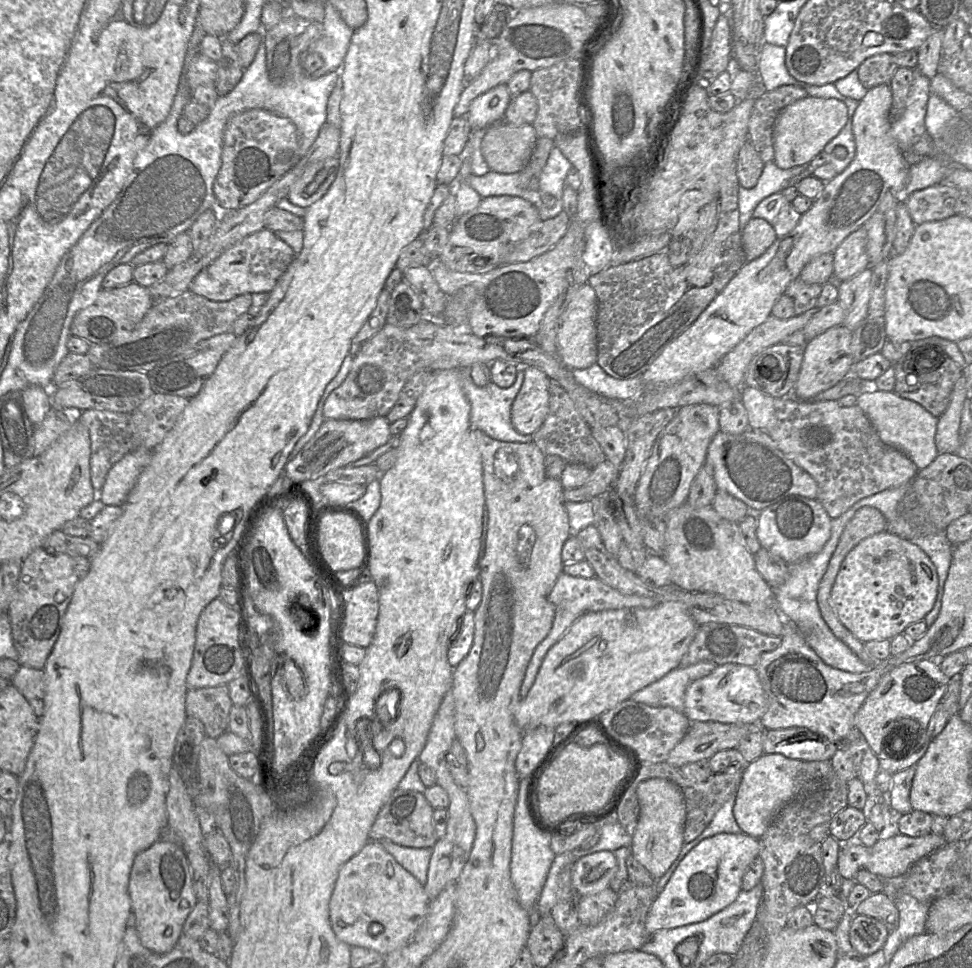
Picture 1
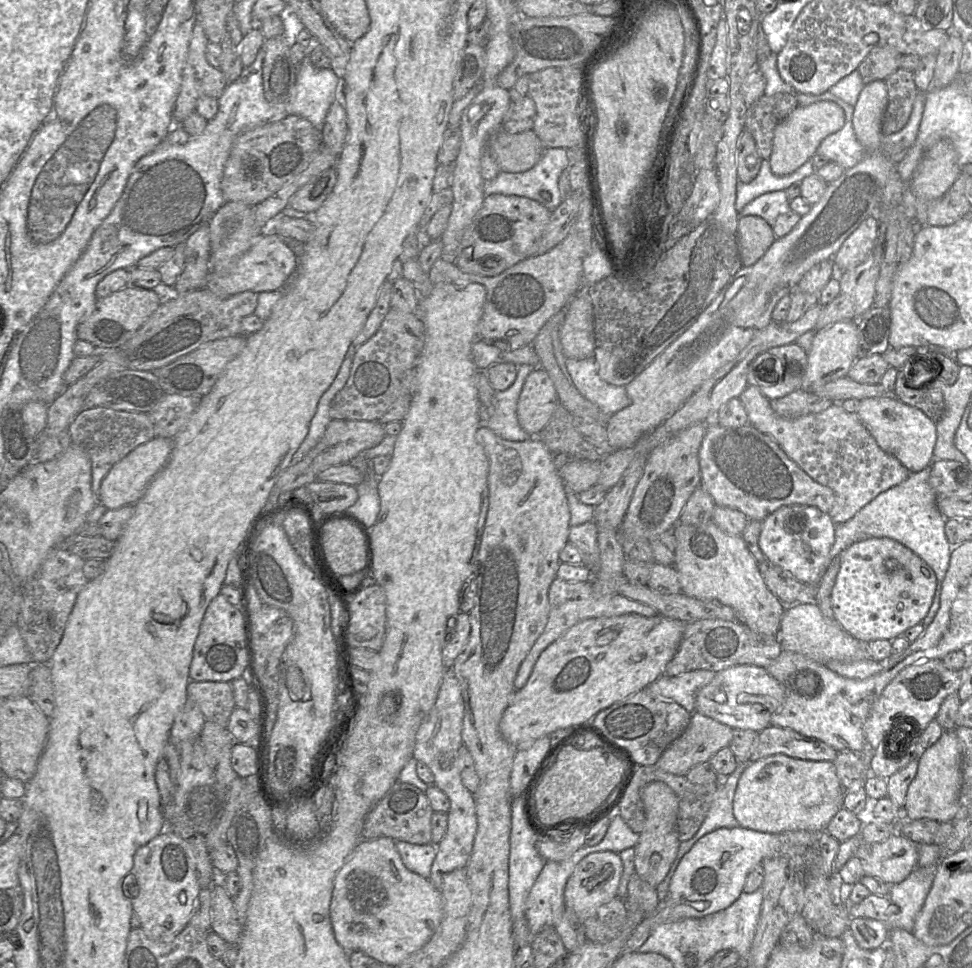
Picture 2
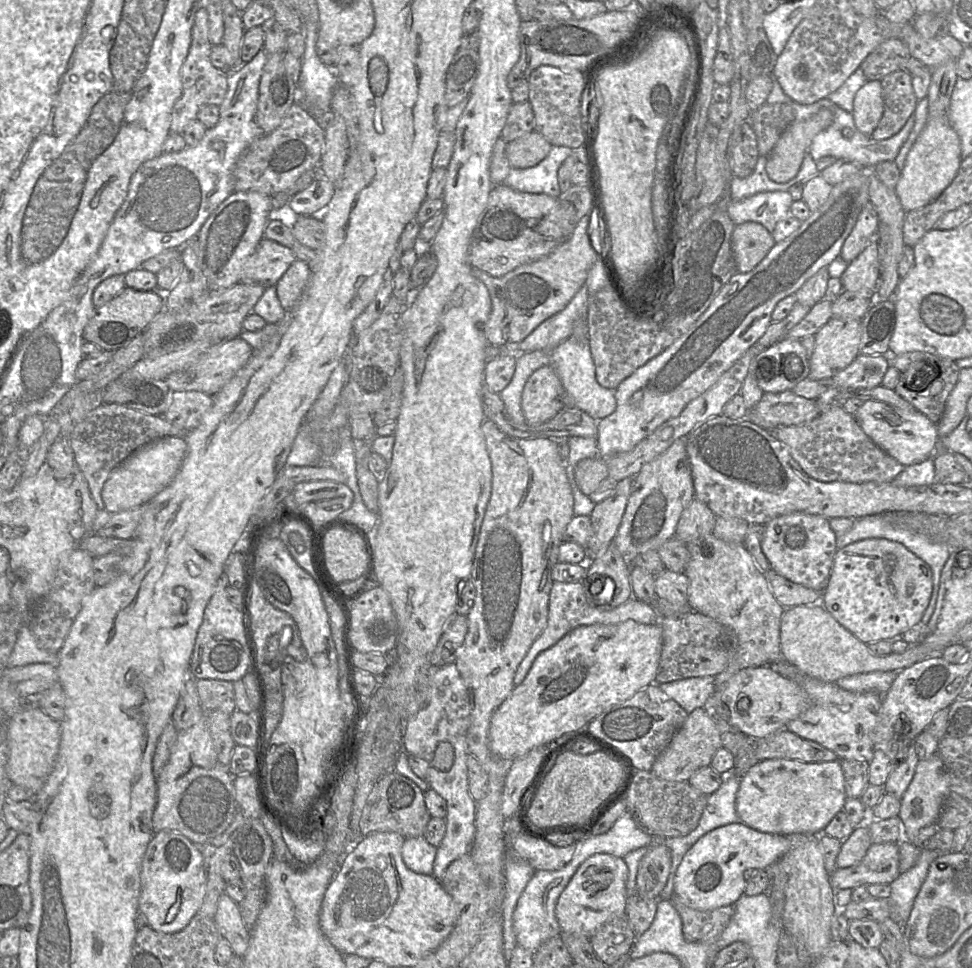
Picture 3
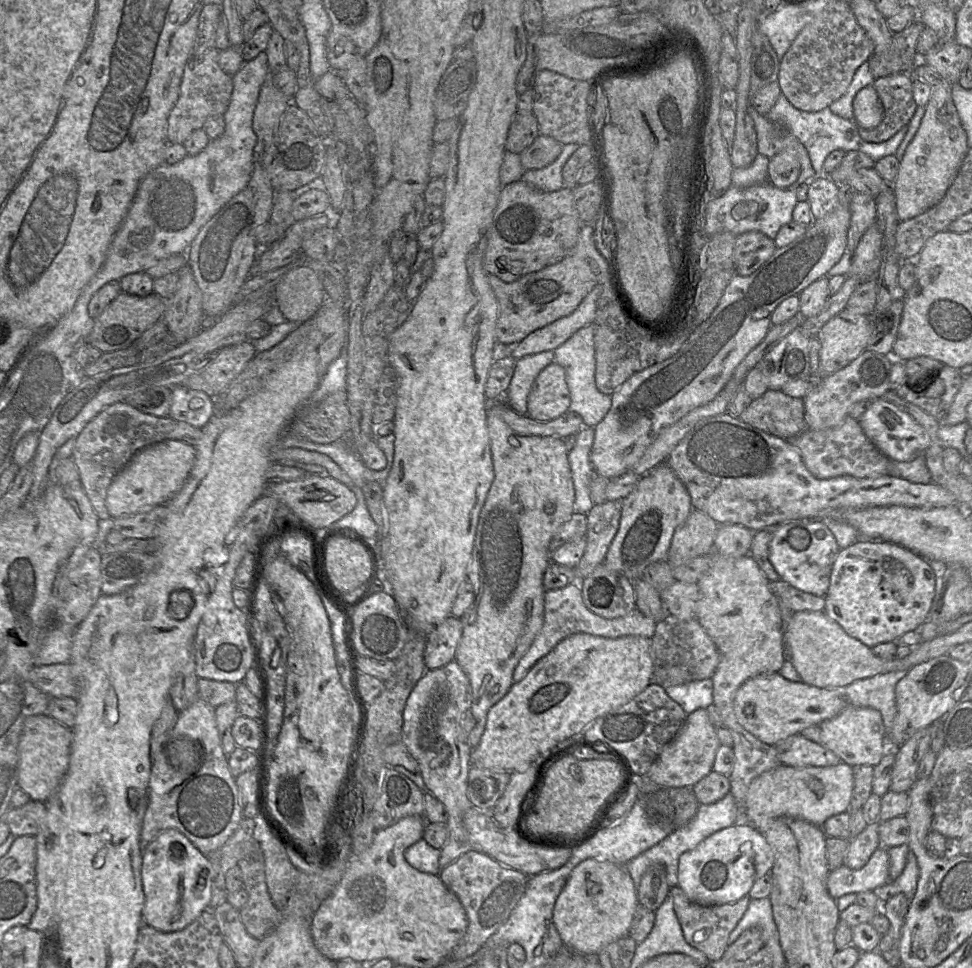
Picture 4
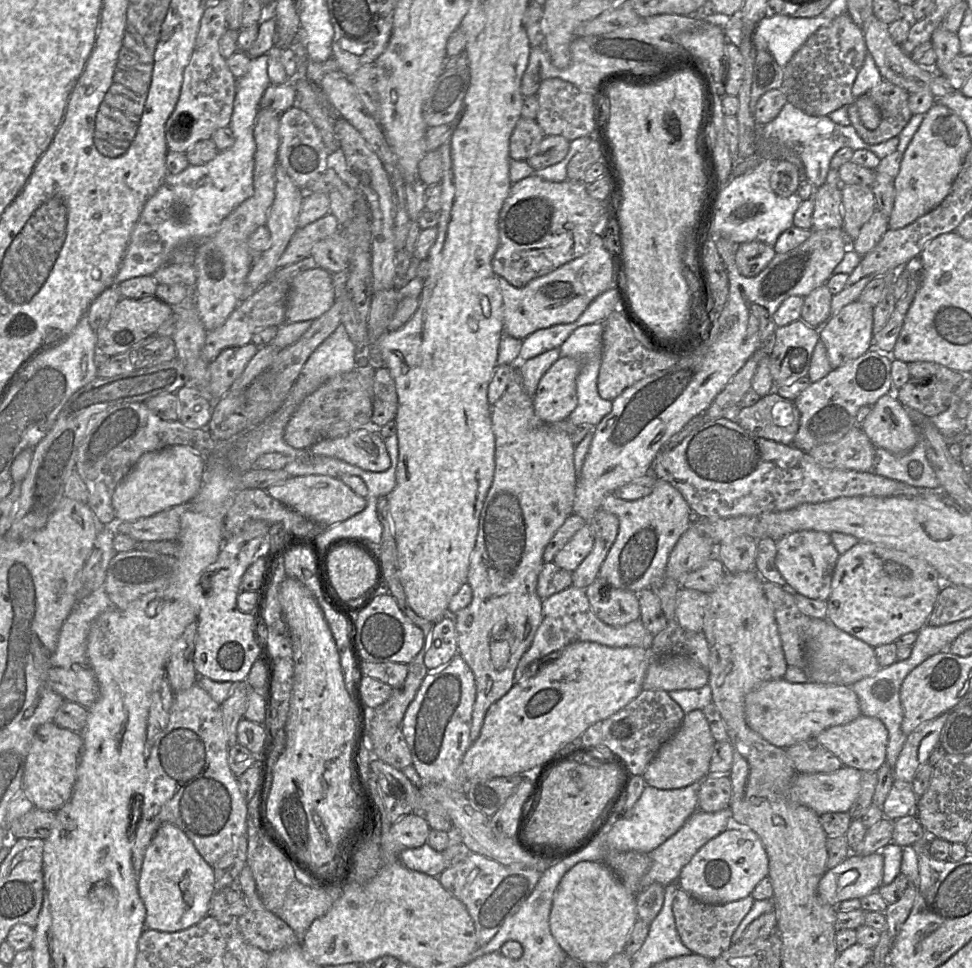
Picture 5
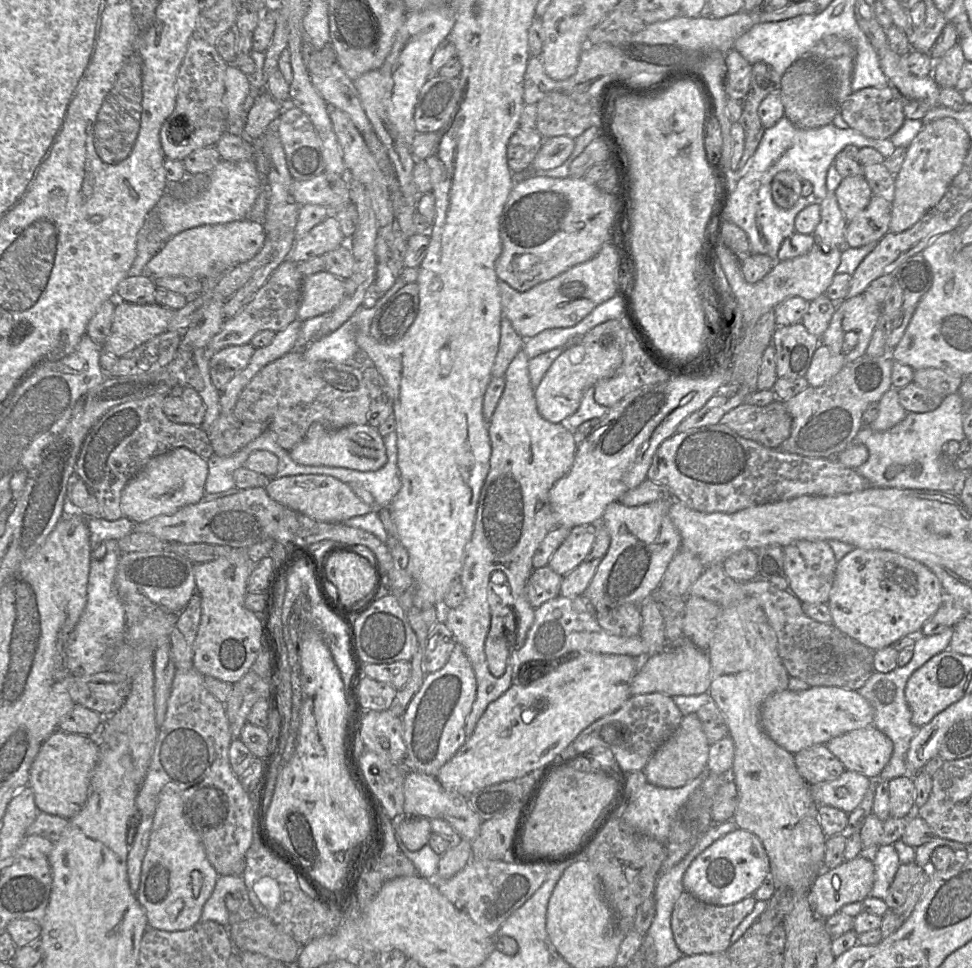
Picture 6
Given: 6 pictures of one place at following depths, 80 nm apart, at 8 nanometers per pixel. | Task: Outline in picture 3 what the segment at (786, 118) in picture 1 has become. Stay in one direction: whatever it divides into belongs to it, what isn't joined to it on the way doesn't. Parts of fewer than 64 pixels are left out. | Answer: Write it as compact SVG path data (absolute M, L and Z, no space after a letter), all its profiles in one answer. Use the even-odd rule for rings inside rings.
M821 109L804 121L793 121L782 133L768 156L766 171L777 183L793 179L799 172L803 158L813 138L828 128L834 121L829 109Z

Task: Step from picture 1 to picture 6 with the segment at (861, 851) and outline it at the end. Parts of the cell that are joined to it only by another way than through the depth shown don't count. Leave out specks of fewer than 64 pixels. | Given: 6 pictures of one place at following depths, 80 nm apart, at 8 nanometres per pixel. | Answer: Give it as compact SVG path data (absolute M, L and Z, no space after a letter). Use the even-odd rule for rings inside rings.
M862 853L856 858L843 861L839 866L823 870L815 879L809 893L809 903L812 909L823 918L829 918L840 912L849 903L862 902L869 896L875 876L875 868L871 853Z

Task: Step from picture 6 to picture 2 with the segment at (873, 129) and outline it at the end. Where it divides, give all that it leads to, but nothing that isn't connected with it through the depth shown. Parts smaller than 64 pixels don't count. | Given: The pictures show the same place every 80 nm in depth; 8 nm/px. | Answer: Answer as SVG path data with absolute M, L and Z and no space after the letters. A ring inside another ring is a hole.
M898 68L885 79L888 103L882 122L882 134L890 135L900 131L908 122L918 89L914 73Z

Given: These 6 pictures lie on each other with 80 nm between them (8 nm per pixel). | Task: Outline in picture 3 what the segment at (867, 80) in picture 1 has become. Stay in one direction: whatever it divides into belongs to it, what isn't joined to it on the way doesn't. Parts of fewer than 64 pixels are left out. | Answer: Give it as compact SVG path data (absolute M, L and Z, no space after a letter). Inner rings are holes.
M891 38L881 43L862 62L860 68L869 80L882 80L887 75L905 70L905 65L911 57L905 43Z

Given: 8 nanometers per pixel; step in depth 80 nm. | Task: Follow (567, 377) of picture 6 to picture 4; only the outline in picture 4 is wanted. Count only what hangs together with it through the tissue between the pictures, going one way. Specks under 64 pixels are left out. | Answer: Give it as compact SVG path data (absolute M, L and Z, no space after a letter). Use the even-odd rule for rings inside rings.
M552 362L532 383L527 398L527 415L536 421L547 422L568 411L570 403L565 369Z

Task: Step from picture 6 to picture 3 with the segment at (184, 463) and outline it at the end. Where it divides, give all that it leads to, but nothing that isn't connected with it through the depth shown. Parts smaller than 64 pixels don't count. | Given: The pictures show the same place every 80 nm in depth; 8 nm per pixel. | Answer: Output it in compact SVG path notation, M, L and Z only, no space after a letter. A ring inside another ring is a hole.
M164 437L147 443L117 465L105 481L101 496L110 514L142 506L163 490L176 476L187 453L182 437Z

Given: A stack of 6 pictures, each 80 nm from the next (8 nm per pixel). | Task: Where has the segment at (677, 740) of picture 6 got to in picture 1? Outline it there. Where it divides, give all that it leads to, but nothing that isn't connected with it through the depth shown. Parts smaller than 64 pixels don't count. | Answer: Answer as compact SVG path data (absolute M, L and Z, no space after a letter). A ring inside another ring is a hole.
M692 722L686 735L670 751L666 762L675 768L680 768L691 762L709 760L721 750L736 748L746 735L755 730L764 731L759 723Z

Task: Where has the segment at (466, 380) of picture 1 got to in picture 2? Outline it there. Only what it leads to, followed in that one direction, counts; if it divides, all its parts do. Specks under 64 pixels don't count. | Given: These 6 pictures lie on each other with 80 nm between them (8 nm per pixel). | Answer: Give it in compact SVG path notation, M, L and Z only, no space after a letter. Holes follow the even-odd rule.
M529 364L518 365L517 376L513 384L503 391L496 391L496 401L493 413L489 413L488 416L481 415L481 425L485 425L494 431L497 435L505 440L509 441L525 441L530 439L531 436L528 434L519 424L517 419L517 403L523 387L523 384L527 376L535 369L535 366Z

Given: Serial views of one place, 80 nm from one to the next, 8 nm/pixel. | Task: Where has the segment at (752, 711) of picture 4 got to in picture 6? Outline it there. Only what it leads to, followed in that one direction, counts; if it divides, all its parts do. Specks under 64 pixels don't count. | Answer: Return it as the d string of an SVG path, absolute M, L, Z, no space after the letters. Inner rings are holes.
M836 686L776 692L764 701L761 709L764 731L776 744L792 754L813 745L826 745L834 737L873 725L873 720L873 708L862 695Z

